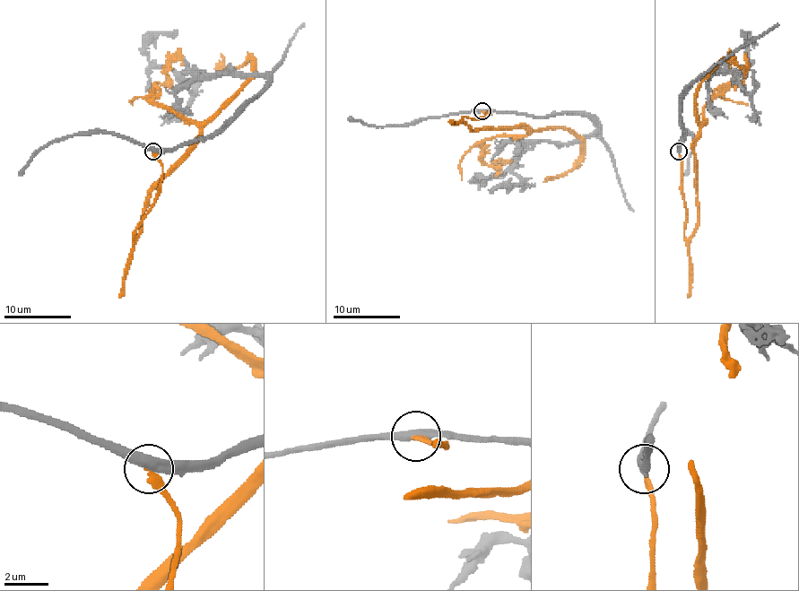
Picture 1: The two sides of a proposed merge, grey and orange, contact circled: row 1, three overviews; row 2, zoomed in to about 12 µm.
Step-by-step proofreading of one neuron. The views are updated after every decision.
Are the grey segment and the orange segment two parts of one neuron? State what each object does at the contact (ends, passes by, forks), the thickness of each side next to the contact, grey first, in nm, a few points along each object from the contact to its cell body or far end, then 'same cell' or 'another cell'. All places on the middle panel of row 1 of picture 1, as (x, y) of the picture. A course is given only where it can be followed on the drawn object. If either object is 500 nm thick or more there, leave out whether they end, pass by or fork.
grey passes by | orange ends | 440/240 nm | grey via (483, 111), (544, 117), (583, 113), (596, 128), (567, 143), (536, 142), (503, 173), (474, 179), (507, 173) | orange via (483, 111), (491, 113), (463, 117), (472, 130), (571, 131), (581, 153), (567, 171), (550, 177) | another cell

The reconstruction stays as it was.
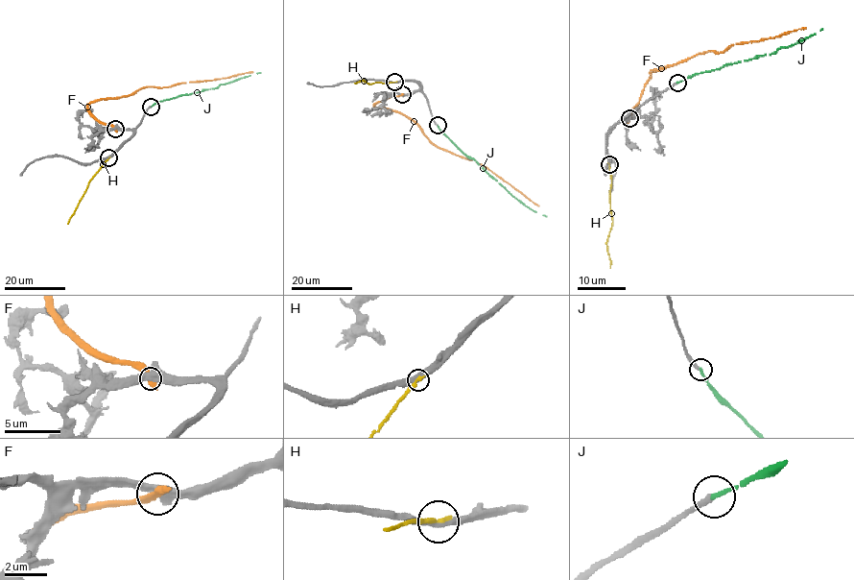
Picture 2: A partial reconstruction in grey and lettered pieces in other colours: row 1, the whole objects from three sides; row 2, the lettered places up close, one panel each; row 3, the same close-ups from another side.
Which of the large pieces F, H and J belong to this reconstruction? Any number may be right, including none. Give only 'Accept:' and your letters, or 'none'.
Accept: none

